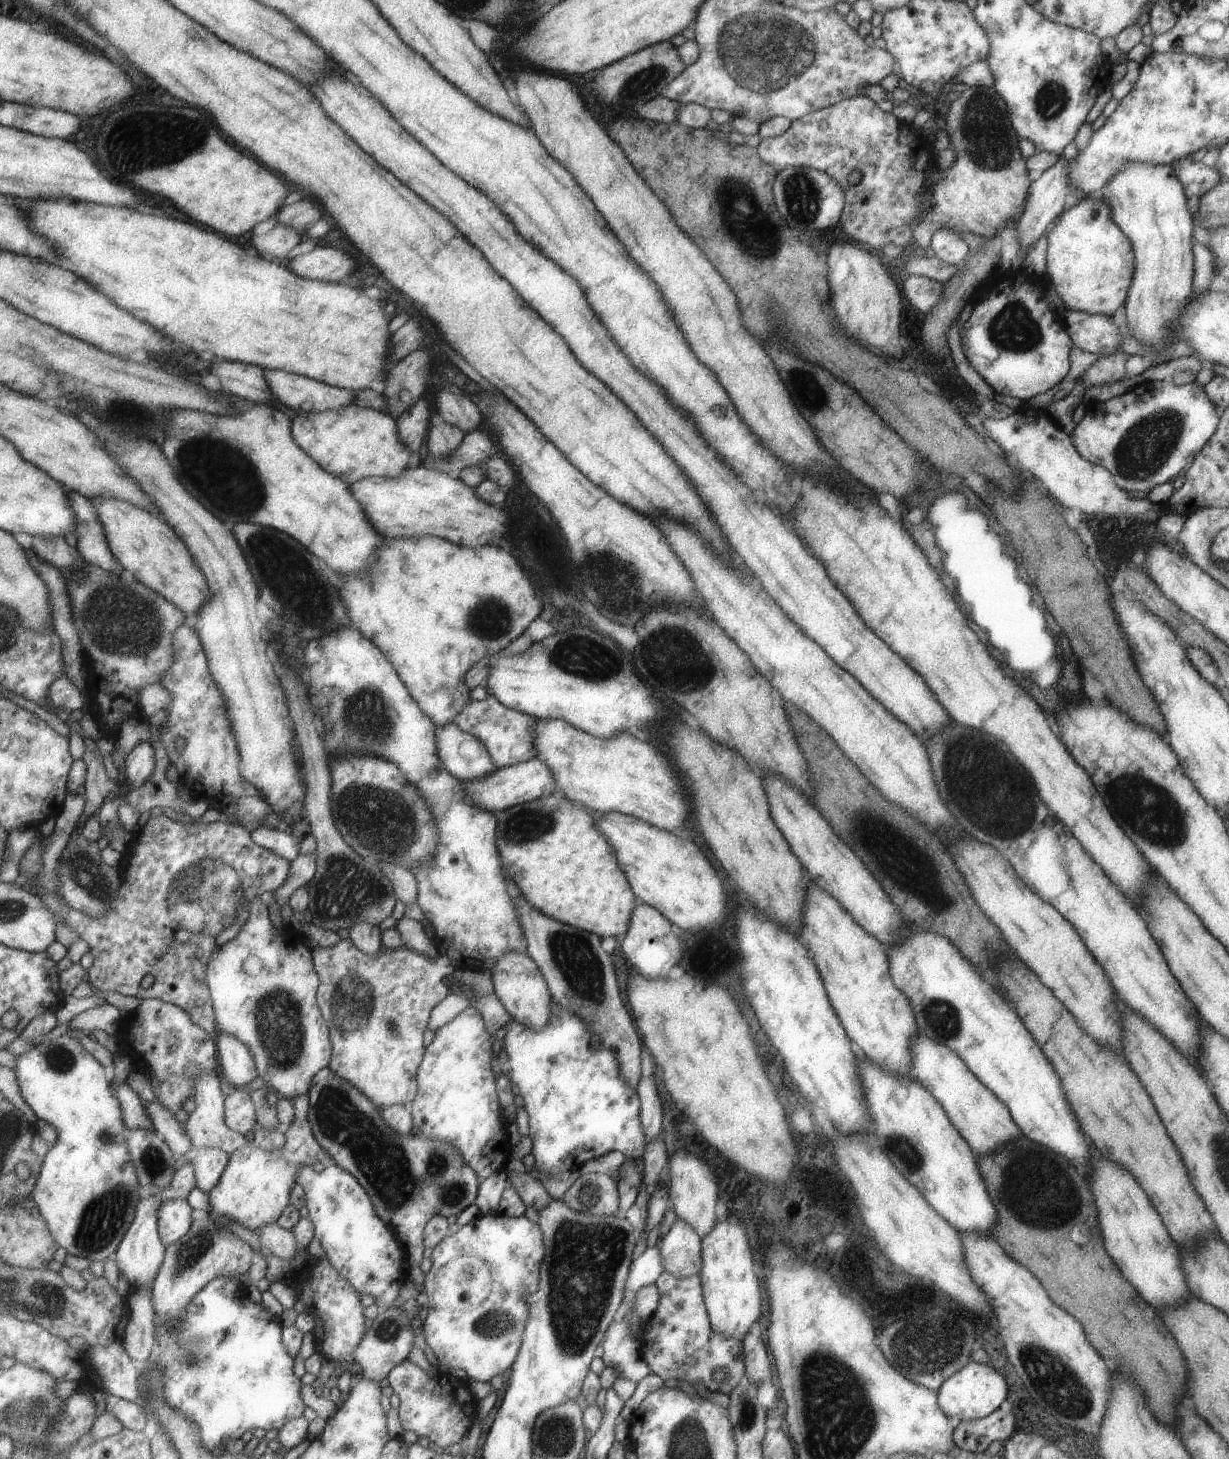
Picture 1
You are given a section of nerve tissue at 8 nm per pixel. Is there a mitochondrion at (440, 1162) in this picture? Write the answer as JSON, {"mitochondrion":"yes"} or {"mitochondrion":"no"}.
{"mitochondrion":"yes"}

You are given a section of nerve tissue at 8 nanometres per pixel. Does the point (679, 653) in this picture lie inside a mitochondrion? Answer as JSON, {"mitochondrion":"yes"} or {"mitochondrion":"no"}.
{"mitochondrion":"yes"}

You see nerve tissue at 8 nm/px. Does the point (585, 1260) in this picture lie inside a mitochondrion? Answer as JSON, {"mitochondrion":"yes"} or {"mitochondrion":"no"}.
{"mitochondrion":"yes"}

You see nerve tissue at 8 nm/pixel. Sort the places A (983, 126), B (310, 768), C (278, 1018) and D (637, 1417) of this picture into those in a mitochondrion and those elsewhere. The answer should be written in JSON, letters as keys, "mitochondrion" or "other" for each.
{"A":"mitochondrion","B":"other","C":"mitochondrion","D":"other"}

